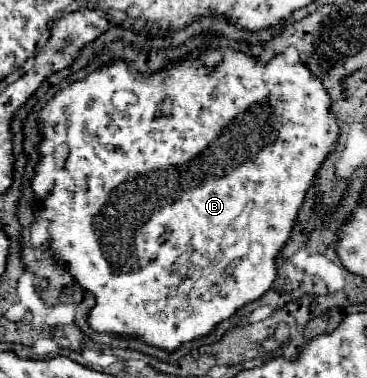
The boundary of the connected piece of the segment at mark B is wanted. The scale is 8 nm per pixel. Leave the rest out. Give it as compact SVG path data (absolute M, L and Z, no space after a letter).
M231 48L223 52L209 50L201 54L201 58L173 64L153 76L131 72L125 62L113 62L51 98L39 118L43 122L43 142L39 148L43 160L31 184L35 194L41 198L37 216L51 220L49 248L53 256L59 262L69 264L69 272L79 286L97 298L97 304L89 314L89 326L113 336L125 334L143 338L147 344L169 352L177 350L187 340L207 336L221 320L231 318L241 306L257 300L271 288L277 274L275 258L291 236L307 186L311 186L311 178L333 150L339 134L339 122L331 114L331 96L325 92L321 80L309 72L309 68L301 62L289 66L283 54L263 66L255 58Z

